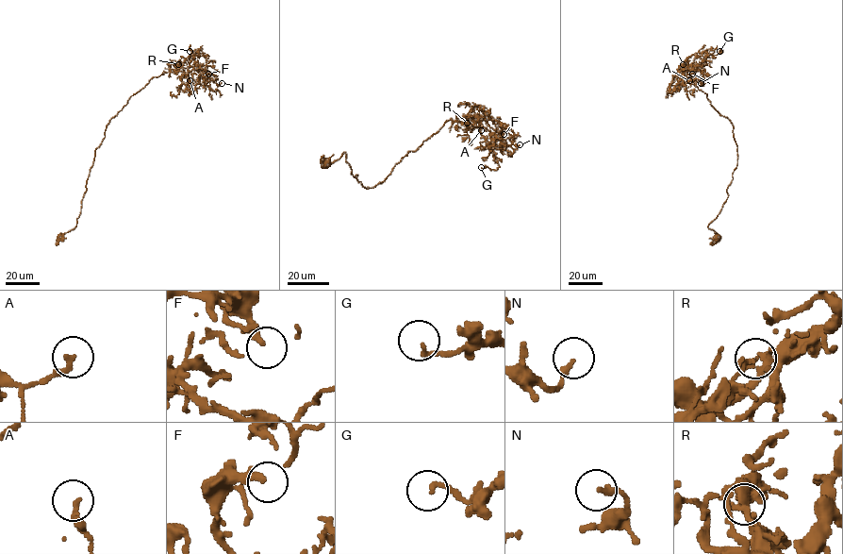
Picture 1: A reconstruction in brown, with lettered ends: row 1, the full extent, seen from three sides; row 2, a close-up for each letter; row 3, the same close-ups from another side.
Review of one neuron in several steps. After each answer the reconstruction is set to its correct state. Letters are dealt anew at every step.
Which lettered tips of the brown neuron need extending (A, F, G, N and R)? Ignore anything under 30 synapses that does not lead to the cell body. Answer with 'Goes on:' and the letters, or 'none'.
Goes on: none

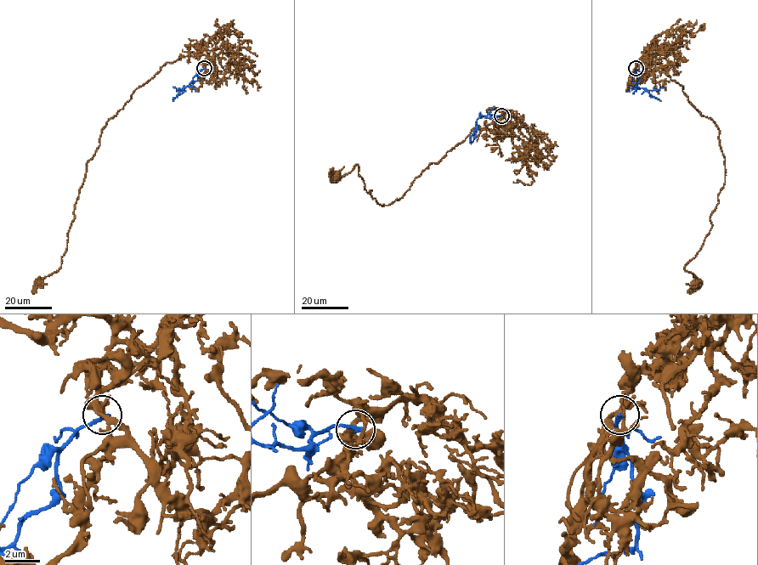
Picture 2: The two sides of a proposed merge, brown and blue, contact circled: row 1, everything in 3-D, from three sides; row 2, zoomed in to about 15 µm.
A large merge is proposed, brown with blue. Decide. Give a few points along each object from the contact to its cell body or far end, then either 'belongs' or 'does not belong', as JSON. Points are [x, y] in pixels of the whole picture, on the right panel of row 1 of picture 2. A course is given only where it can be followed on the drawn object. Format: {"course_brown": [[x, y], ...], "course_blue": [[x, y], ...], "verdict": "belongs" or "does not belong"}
{"course_brown": [[636, 68], [643, 54], [659, 62], [718, 129], [724, 186], [709, 233], [685, 267], [697, 283]], "course_blue": [[636, 68], [638, 88], [647, 88], [661, 100]], "verdict": "does not belong"}

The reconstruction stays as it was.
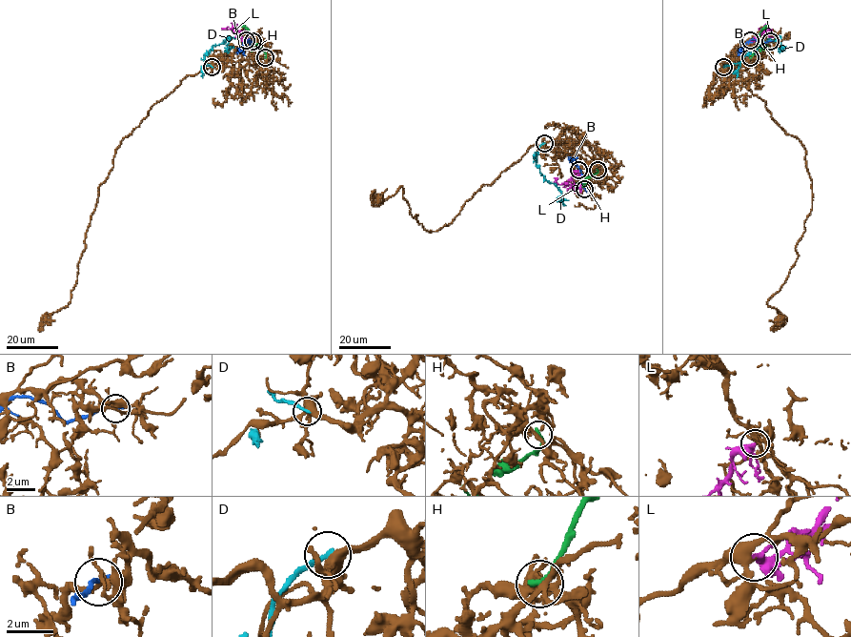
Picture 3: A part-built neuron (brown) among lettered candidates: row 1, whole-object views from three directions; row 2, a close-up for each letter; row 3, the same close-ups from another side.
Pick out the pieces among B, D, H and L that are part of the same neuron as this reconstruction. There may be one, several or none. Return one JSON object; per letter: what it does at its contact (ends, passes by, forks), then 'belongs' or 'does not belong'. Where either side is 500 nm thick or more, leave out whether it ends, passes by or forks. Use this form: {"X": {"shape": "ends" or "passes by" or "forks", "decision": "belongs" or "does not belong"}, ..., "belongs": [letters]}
{"B": {"shape": "ends", "decision": "does not belong"}, "D": {"shape": "ends", "decision": "does not belong"}, "H": {"shape": "ends", "decision": "does not belong"}, "L": {"shape": "forks", "decision": "belongs"}, "belongs": ["L"]}

